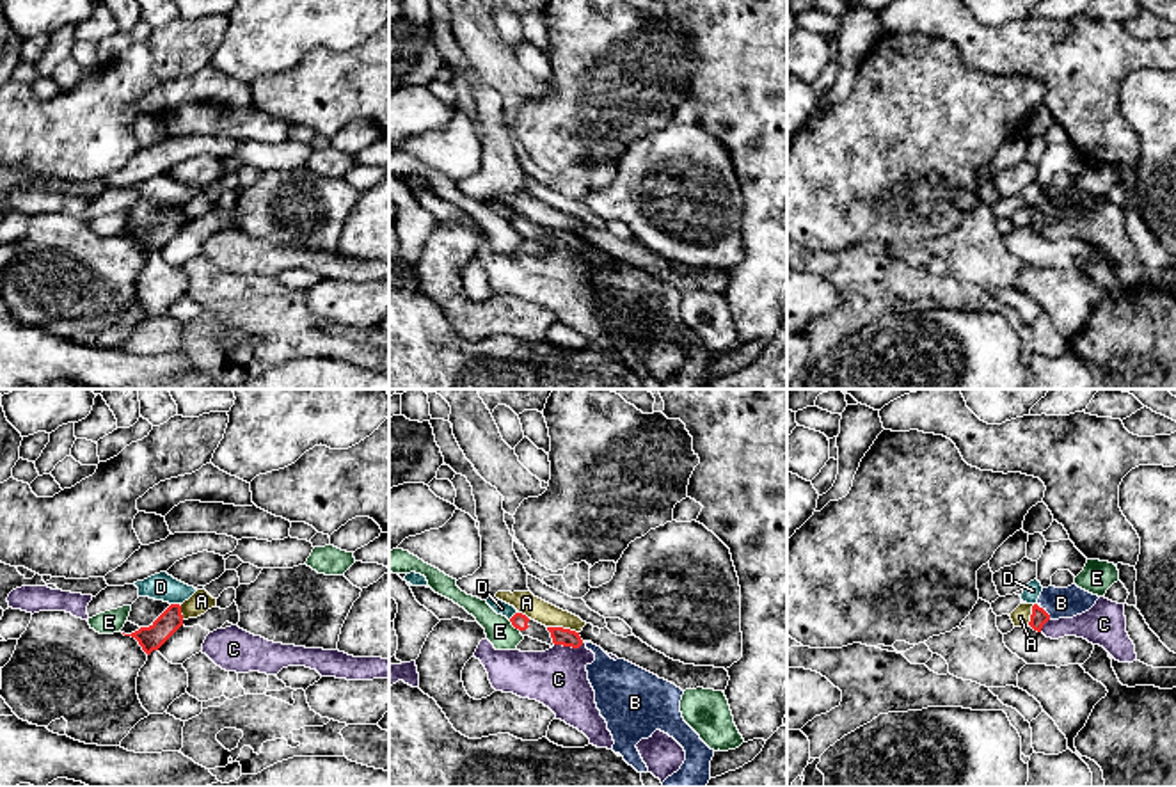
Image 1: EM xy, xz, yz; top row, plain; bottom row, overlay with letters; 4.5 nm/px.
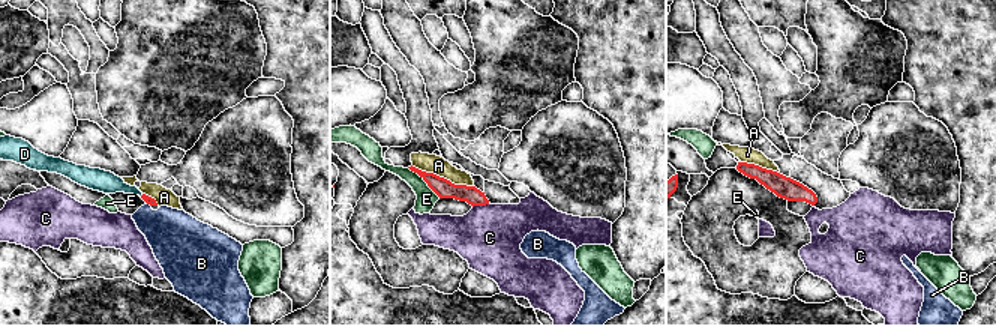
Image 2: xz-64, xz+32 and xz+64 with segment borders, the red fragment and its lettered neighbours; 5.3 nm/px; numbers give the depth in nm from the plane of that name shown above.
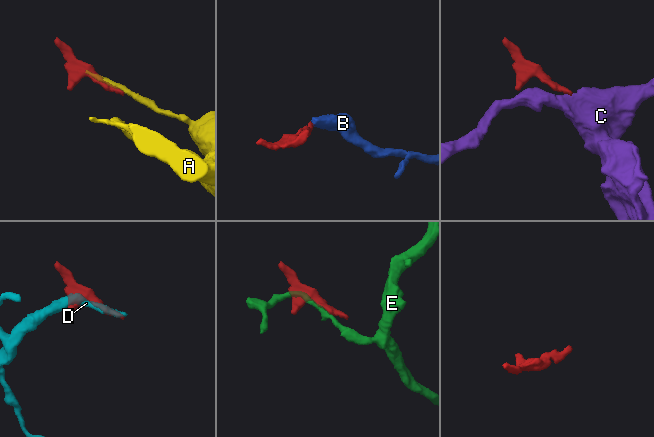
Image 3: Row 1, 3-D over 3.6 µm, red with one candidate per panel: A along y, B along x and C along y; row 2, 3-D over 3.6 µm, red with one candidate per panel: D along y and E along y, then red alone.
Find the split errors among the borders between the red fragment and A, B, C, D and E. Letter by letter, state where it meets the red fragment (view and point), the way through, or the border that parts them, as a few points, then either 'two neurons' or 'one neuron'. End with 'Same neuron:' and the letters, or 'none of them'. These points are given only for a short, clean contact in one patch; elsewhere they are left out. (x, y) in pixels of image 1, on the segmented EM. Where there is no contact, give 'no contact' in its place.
A: meets red in xz at (562, 628); two neurons
B: meets red in yz at (1047, 613); runs through yz (1040, 617), (1047, 613), (1061, 603); one neuron
C: meets red in xz at (569, 645); border along xz (583, 643), (578, 647), (555, 645); two neurons
D: meets red in xz at (514, 615); two neurons
E: meets red in xz at (514, 626); two neurons
Same neuron: B

